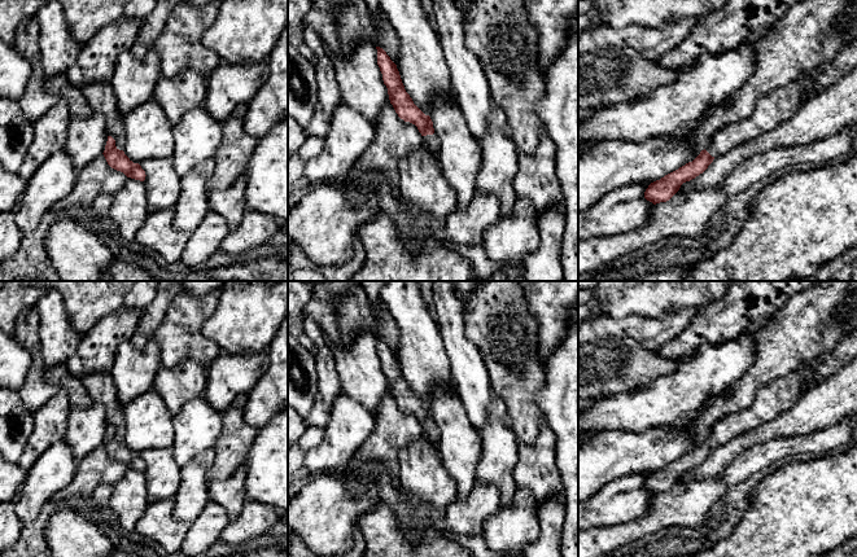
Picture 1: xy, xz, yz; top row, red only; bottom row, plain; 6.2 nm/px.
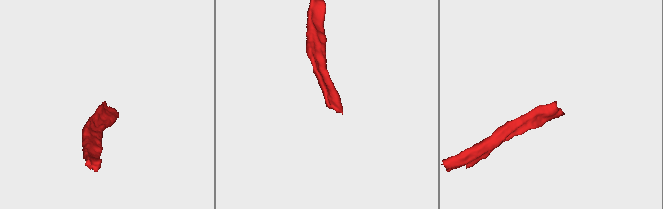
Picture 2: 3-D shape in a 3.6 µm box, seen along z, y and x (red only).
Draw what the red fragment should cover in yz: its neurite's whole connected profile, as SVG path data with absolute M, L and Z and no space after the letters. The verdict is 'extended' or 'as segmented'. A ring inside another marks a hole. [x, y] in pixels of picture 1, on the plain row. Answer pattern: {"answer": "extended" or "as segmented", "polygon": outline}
{"answer": "extended", "polygon": "M803 368L761 387L749 408L725 416L692 451L648 475L644 488L653 495L669 491L686 472L703 464L713 449L729 439L755 429L791 408L806 390L814 370Z"}

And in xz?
{"answer": "extended", "polygon": "M376 337L377 355L382 364L384 374L388 378L390 394L395 403L405 412L415 415L423 426L424 435L438 448L440 433L434 425L433 412L412 391L402 373L397 355L390 350L386 342Z"}

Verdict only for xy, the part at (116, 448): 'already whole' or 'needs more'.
already whole

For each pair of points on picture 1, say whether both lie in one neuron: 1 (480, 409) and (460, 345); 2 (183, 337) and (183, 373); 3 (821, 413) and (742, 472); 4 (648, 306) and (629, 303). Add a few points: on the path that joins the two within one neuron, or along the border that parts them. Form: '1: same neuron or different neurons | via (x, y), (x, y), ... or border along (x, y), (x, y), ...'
1: same neuron | via (476, 394), (466, 360)
2: different neurons | border along (161, 365), (175, 367), (192, 359), (206, 368)
3: different neurons | border along (817, 430), (804, 435), (778, 437), (757, 444)
4: same neuron | via (643, 303), (634, 303)

